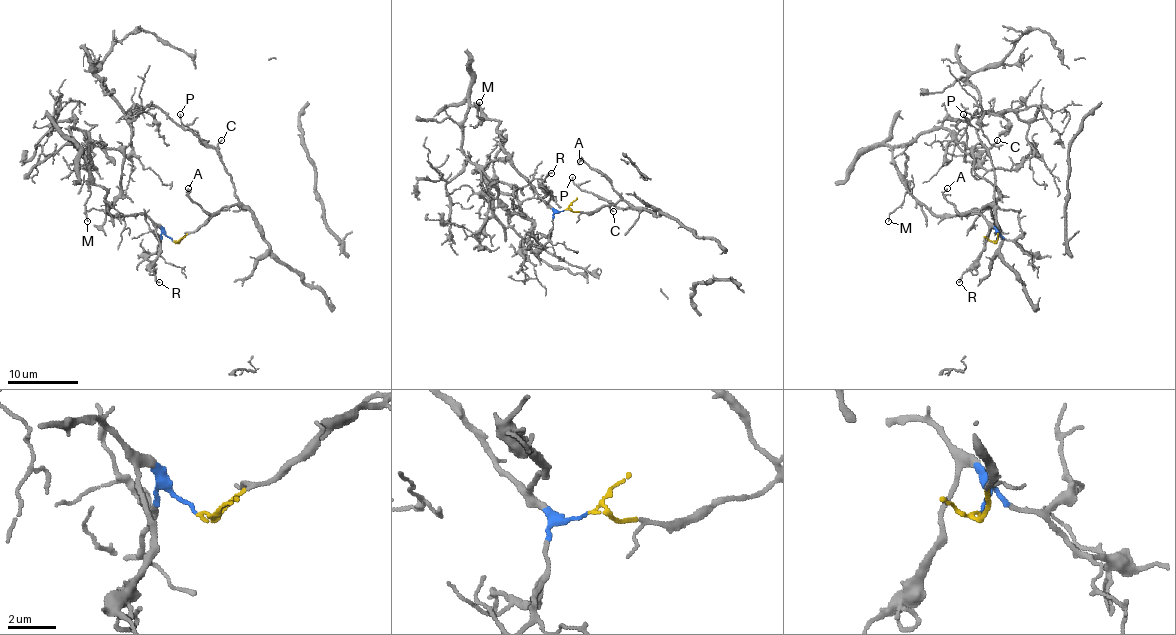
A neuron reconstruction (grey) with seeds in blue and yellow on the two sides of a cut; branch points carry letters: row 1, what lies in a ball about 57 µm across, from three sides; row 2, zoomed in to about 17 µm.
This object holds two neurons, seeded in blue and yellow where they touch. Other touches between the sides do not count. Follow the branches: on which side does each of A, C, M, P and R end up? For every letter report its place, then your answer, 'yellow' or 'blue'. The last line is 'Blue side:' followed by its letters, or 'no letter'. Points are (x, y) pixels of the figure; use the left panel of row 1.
A: (188, 188) | yellow
C: (221, 140) | yellow
M: (87, 221) | blue
P: (180, 114) | yellow
R: (159, 282) | blue
Blue side: M, R

